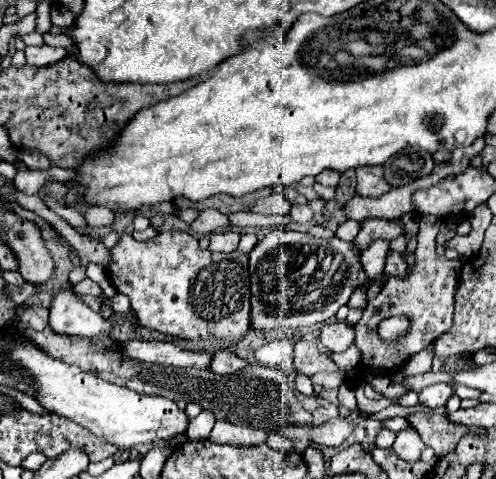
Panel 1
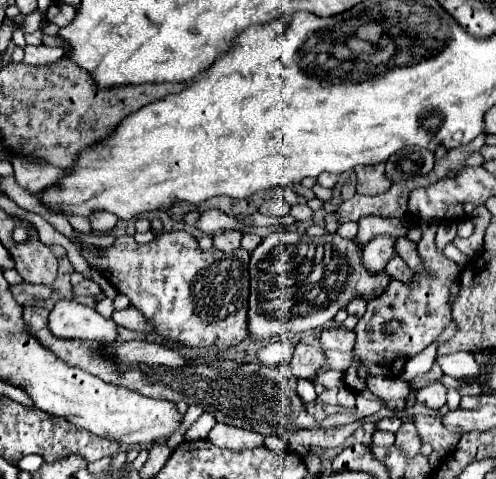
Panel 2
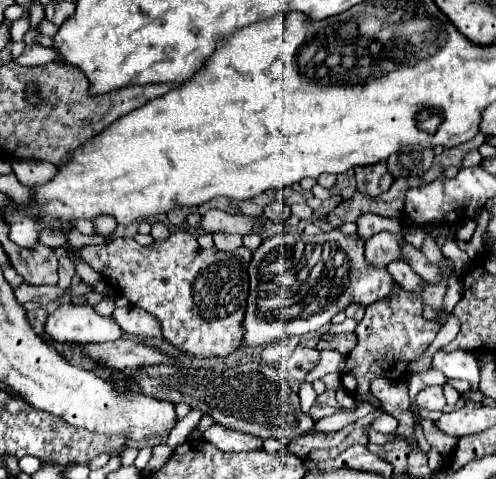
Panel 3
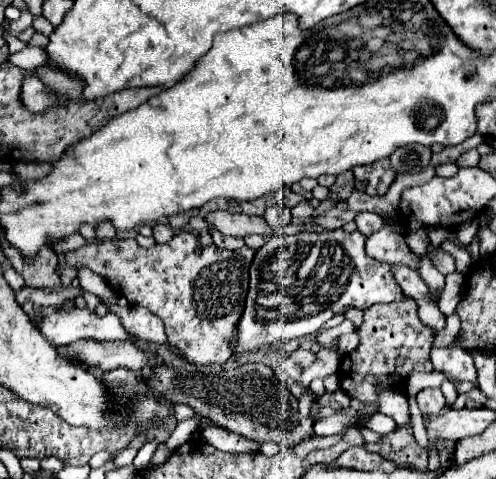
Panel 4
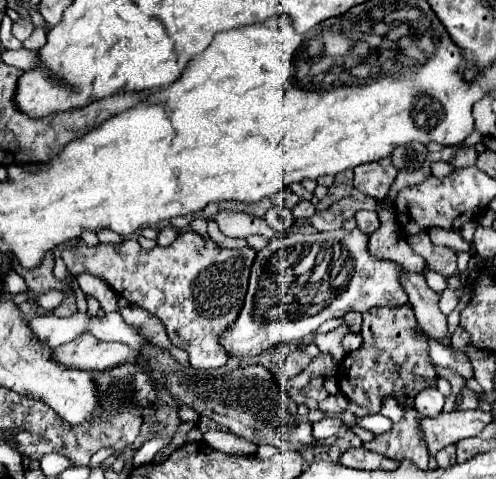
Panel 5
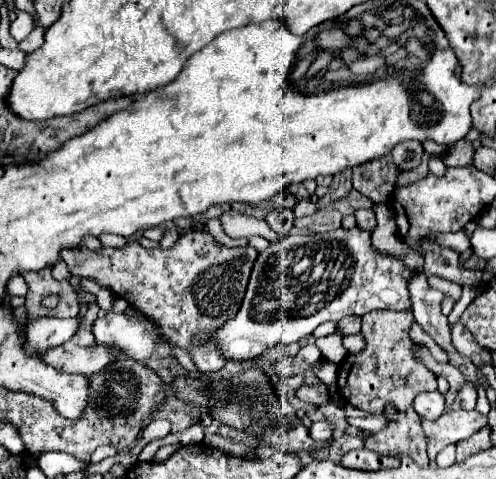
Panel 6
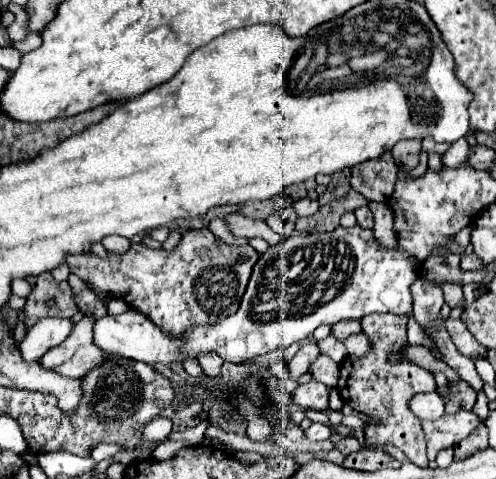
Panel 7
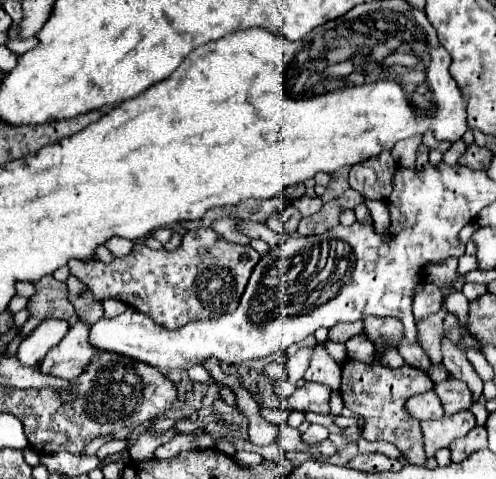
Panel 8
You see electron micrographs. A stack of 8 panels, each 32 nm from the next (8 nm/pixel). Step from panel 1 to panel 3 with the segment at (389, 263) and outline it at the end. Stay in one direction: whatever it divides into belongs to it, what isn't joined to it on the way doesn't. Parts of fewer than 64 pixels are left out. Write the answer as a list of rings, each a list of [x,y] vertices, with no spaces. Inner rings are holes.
[[[406,262],[388,264],[388,272],[394,276],[396,284],[400,284],[408,292],[416,292],[416,288],[420,288],[420,284],[424,284],[424,280]]]

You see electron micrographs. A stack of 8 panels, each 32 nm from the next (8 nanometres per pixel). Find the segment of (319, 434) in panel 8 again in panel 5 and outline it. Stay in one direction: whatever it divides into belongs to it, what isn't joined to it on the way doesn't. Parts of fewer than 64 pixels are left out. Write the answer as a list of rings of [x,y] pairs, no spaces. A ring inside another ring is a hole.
[[[332,416],[332,418],[324,418],[316,424],[312,424],[312,436],[314,440],[322,440],[322,438],[330,438],[338,432],[340,428],[340,418],[338,416]]]

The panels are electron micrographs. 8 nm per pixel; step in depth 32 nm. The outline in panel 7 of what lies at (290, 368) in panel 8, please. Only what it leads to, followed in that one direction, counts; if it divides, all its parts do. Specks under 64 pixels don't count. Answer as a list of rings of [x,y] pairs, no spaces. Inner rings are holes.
[[[307,344],[301,347],[289,361],[290,377],[297,380],[304,375],[318,357],[319,352],[316,344]]]

